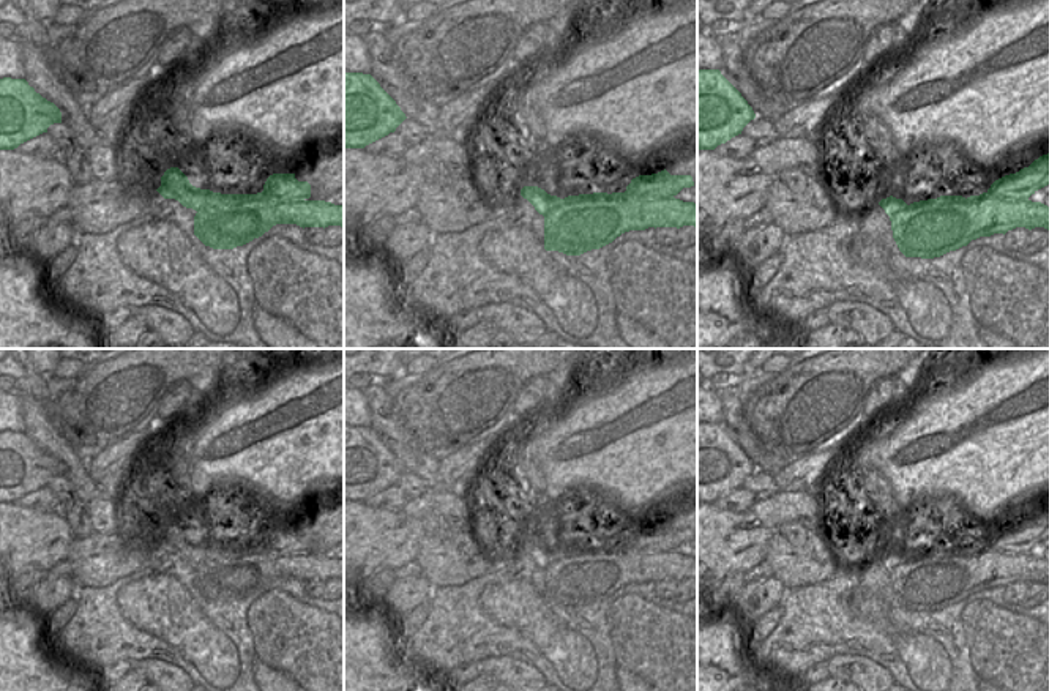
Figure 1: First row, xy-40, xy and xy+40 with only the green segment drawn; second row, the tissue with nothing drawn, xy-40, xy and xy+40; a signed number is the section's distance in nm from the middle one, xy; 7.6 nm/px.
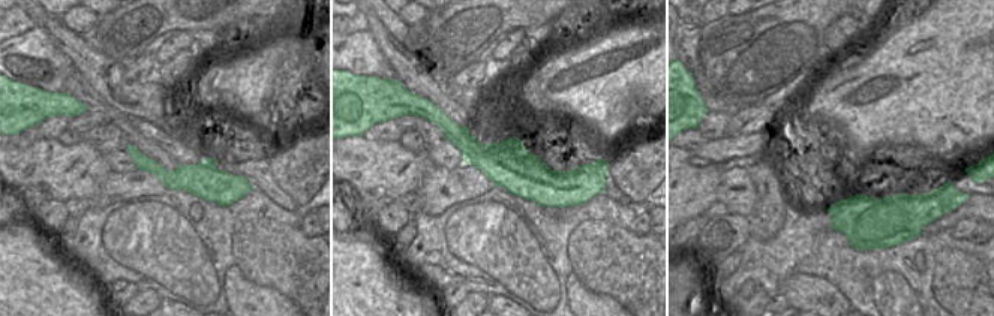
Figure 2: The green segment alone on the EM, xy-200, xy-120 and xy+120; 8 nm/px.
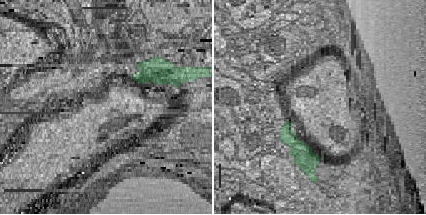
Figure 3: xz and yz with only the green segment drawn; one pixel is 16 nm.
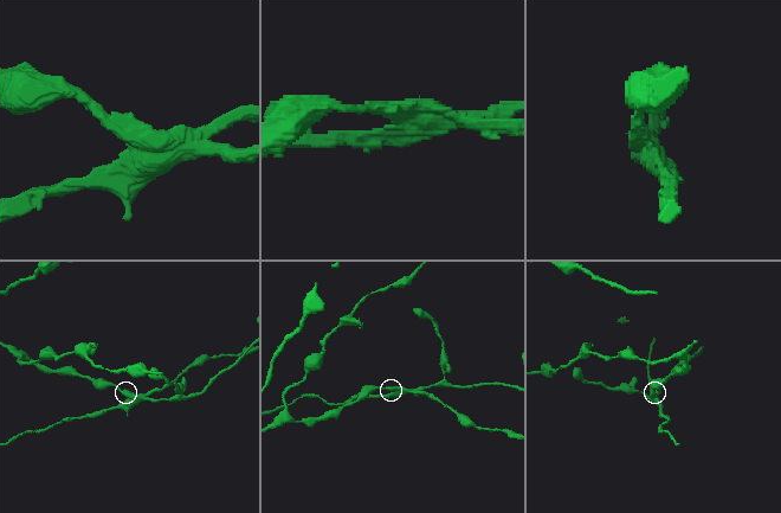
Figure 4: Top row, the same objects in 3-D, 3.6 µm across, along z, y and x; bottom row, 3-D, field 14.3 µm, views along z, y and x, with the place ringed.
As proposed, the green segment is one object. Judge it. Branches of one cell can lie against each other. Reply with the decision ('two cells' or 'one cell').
two cells

